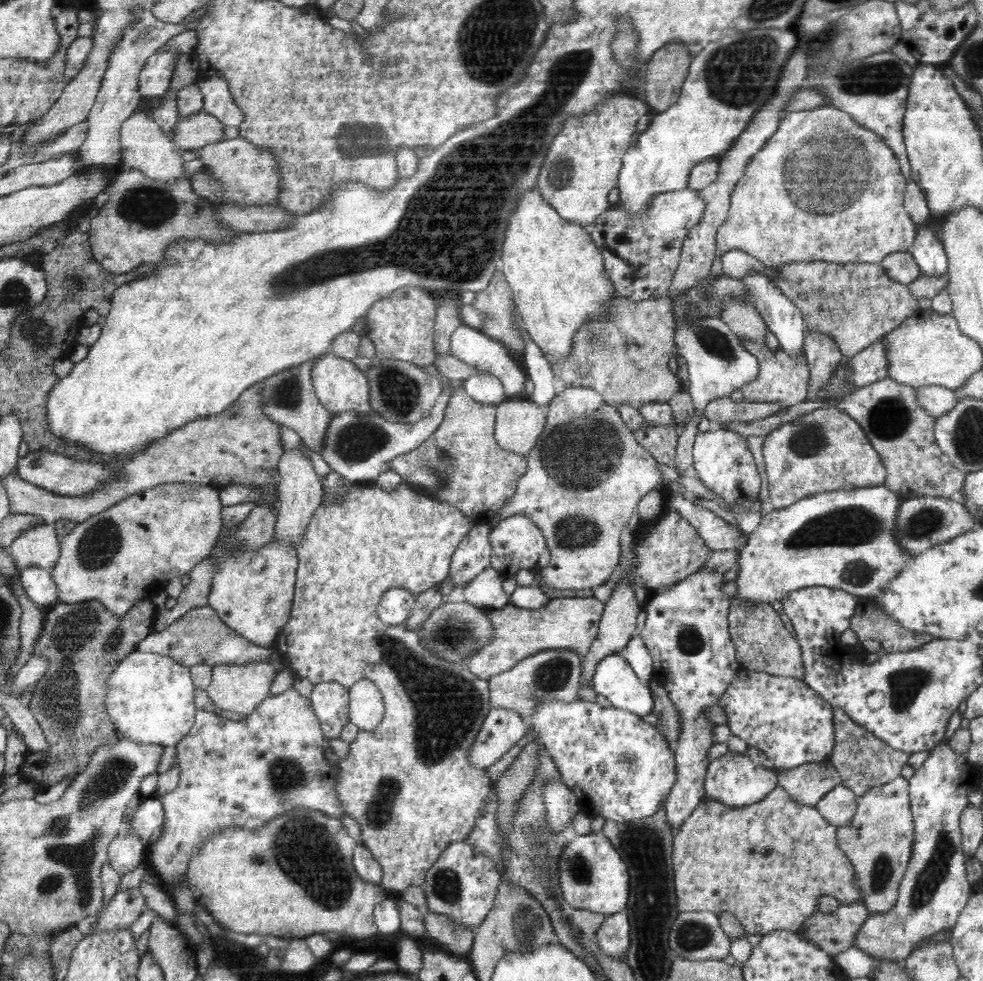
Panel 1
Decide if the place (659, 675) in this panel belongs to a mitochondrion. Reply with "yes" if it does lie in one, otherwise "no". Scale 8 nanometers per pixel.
no

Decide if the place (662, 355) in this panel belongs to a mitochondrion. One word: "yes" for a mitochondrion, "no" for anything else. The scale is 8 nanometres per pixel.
no

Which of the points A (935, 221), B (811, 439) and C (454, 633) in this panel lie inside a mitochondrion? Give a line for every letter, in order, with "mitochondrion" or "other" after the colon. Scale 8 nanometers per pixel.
A: other
B: mitochondrion
C: mitochondrion

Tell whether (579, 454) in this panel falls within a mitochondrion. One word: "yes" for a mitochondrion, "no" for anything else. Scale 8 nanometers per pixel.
yes

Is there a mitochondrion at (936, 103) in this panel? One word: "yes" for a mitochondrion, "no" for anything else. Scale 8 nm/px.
no

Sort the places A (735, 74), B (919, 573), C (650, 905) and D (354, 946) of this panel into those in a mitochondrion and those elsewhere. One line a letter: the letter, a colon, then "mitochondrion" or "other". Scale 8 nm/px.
A: mitochondrion
B: other
C: mitochondrion
D: other

